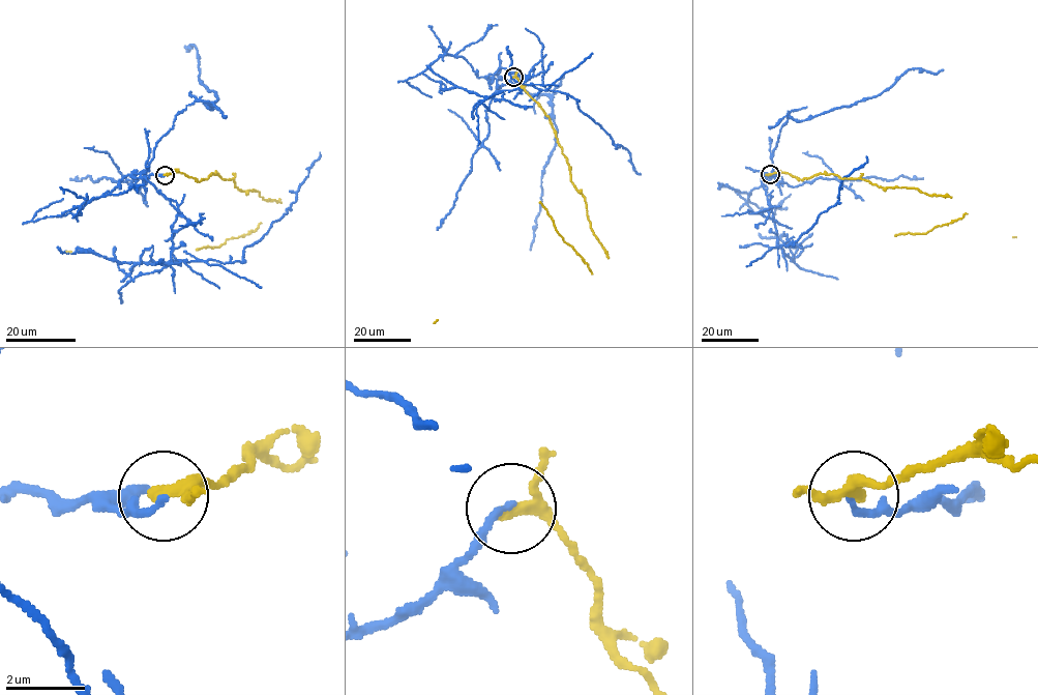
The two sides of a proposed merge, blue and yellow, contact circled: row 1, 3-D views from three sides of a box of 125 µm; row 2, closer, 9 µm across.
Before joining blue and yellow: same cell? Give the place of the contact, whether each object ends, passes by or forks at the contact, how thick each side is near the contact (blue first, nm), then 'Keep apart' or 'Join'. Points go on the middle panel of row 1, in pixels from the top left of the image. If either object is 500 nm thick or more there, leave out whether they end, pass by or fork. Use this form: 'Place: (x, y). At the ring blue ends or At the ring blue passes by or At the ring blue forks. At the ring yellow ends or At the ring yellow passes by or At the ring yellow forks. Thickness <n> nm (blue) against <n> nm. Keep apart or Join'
Place: (513, 77). At the ring blue ends. At the ring yellow passes by. Thickness 180 nm (blue) against 280 nm. Keep apart

